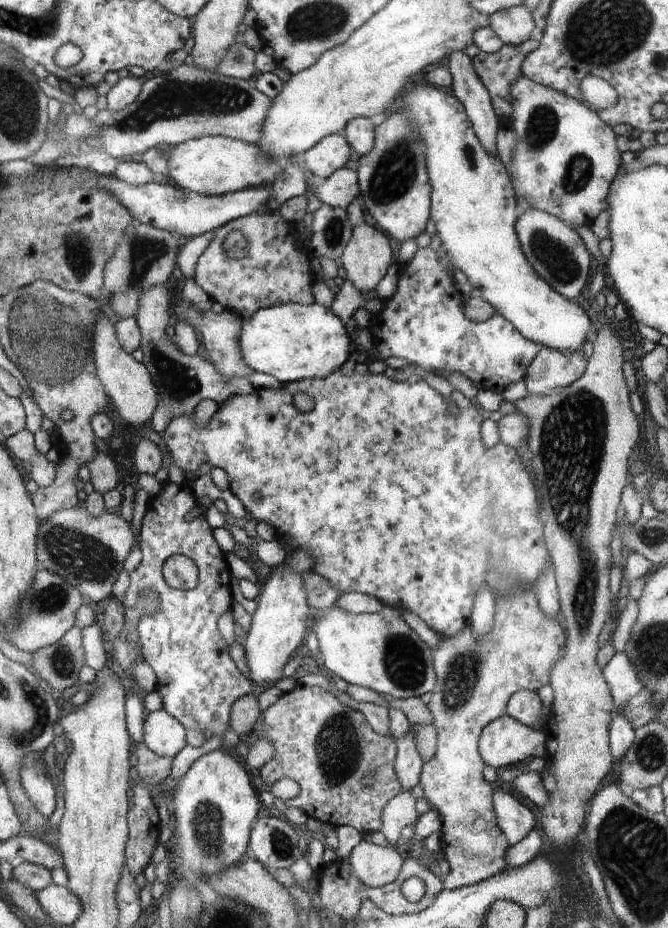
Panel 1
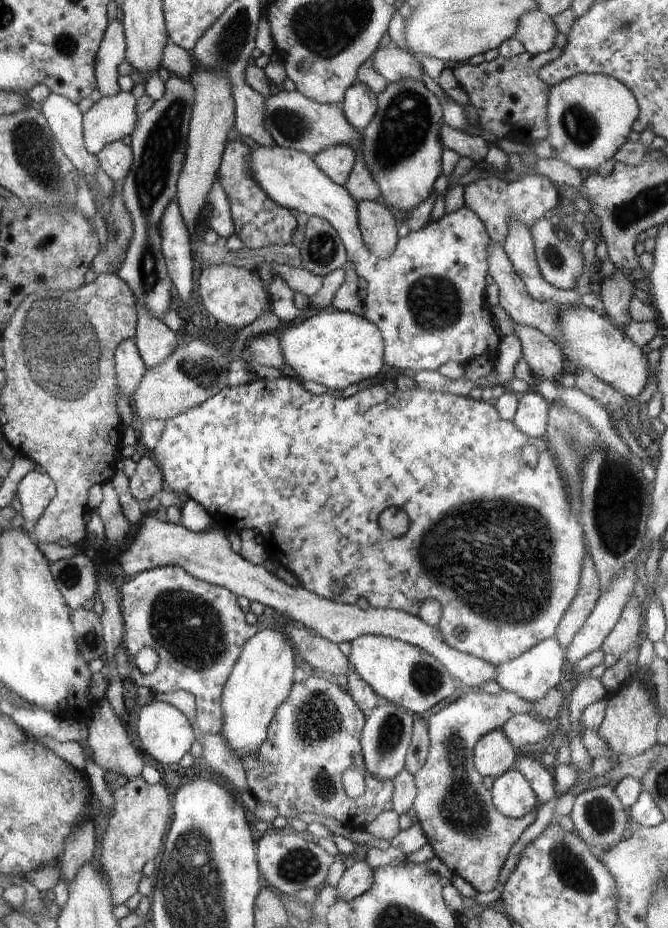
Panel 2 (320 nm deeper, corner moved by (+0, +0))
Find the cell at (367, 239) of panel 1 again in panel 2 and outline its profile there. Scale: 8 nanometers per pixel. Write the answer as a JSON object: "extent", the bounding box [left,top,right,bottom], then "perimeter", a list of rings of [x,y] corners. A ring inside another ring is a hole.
{"extent":[357,200,398,259],"perimeter":[[[379,200],[357,202],[358,226],[366,246],[385,259],[394,252],[398,238],[397,213]]]}

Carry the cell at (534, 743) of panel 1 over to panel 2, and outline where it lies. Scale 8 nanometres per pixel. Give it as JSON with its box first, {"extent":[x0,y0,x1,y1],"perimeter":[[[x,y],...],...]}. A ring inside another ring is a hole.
{"extent":[473,729,516,778],"perimeter":[[[496,729],[478,740],[473,750],[473,763],[483,778],[496,778],[512,768],[516,753],[503,732]]]}

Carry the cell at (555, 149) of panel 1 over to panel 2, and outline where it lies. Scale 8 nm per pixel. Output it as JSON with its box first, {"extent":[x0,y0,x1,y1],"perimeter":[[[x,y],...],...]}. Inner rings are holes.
{"extent":[546,73,640,172],"perimeter":[[[580,73],[560,84],[553,85],[548,97],[548,126],[549,137],[546,139],[554,148],[557,155],[552,157],[564,160],[581,170],[589,168],[591,172],[596,170],[603,161],[610,160],[628,141],[633,131],[634,121],[638,118],[640,109],[636,99],[629,88],[606,75],[596,73]]]}

